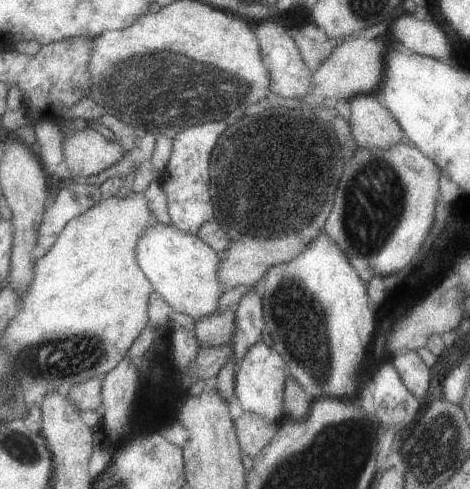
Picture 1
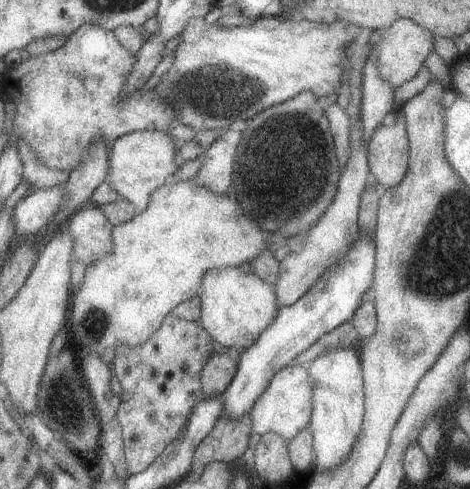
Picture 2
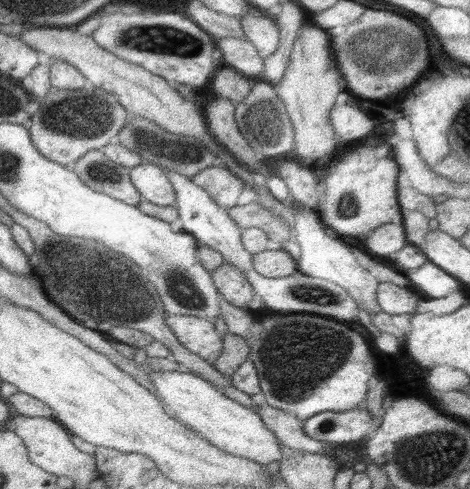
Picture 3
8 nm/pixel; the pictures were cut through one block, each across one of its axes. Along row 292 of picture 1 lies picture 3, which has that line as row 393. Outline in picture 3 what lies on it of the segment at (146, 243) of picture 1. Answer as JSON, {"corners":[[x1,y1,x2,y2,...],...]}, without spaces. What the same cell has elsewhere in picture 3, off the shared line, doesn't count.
{"corners":[[149,372,149,380,153,382,153,388,157,390,157,398,167,408,167,412,187,428,197,432,199,438,203,438,213,448,229,456,237,456,241,460,257,462,263,468,269,462,281,462,279,440,263,424,261,416,251,408,245,408,229,400,221,390,205,382,203,378,195,374,183,374,183,372,155,372,155,374]]}

